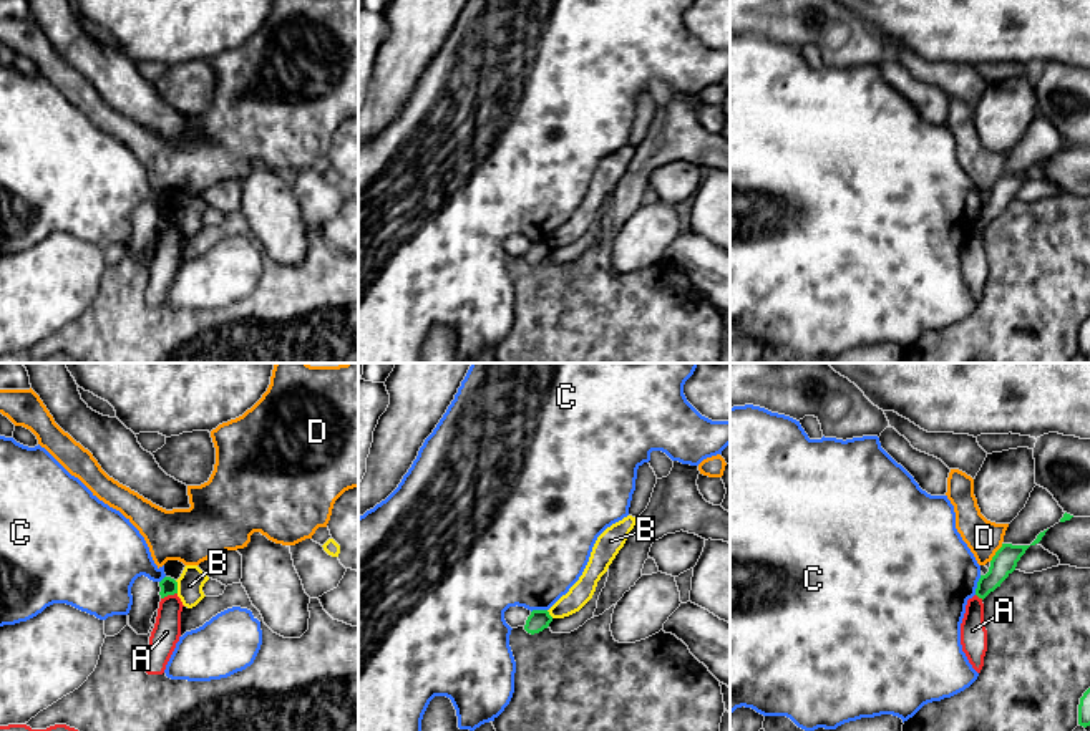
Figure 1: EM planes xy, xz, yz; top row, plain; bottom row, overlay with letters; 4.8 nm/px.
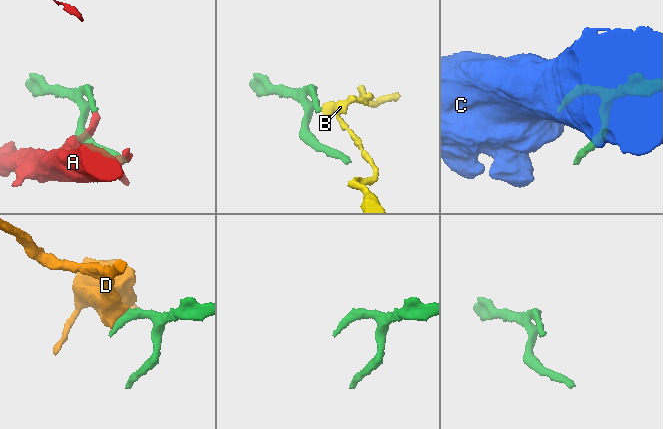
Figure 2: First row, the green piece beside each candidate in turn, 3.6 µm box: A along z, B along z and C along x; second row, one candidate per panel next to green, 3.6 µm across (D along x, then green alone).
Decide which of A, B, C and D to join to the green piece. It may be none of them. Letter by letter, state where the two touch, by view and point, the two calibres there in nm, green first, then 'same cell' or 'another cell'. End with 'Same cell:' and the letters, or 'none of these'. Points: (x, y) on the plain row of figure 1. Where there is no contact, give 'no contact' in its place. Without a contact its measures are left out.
A: xy (168, 222) | 80/140 nm | another cell
B: xy (176, 216) | 80/130 nm | another cell
C: yz (978, 214) | 120/460 nm | another cell
D: yz (996, 181) | 120/170 nm | another cell
Same cell: none of these

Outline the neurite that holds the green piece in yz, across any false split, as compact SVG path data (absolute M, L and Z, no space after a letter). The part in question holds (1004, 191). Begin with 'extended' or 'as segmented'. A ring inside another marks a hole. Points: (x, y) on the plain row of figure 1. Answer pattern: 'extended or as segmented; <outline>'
as segmented; M1002 172L990 189L989 201L981 204L976 217L979 227L985 227L1015 199L1017 191L1030 174Z

